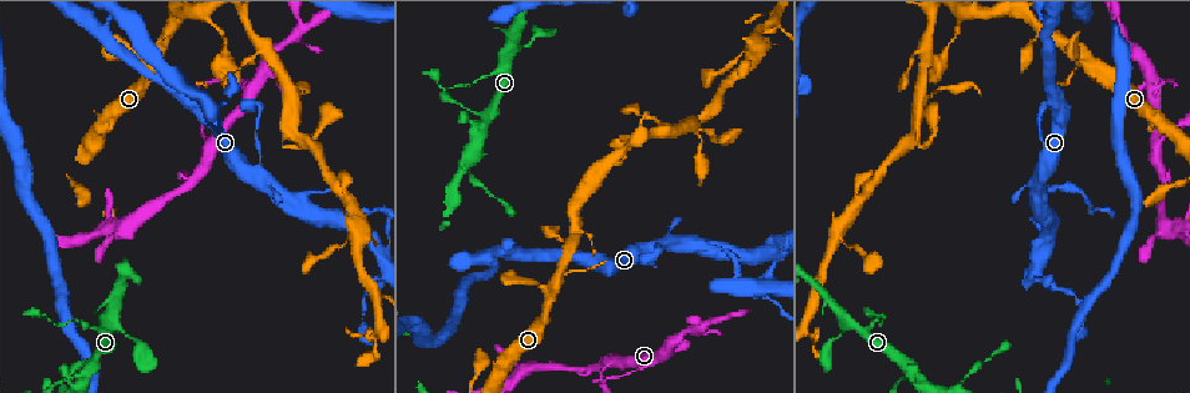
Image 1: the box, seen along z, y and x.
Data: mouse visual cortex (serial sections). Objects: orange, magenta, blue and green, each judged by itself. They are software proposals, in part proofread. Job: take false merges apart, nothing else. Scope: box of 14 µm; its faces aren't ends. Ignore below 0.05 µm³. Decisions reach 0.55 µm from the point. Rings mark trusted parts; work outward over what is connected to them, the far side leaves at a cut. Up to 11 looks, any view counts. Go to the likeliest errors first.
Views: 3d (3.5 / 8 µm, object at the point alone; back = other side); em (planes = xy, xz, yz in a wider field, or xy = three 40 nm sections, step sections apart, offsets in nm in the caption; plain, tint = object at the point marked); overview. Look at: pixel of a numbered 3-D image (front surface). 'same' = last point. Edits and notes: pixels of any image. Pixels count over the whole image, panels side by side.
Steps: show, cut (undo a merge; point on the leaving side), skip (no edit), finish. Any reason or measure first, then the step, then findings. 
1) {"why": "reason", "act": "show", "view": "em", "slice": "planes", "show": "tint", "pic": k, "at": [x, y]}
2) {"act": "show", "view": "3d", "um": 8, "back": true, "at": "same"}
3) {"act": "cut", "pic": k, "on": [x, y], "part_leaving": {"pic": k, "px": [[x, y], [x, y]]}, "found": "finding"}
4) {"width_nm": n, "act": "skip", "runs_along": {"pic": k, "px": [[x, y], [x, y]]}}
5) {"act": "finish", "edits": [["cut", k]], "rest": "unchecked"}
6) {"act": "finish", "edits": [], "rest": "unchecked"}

{"why": "sharp bend", "act": "show", "view": "3d", "um": 3.5, "back": true, "pic": 1, "at": [966, 377]}

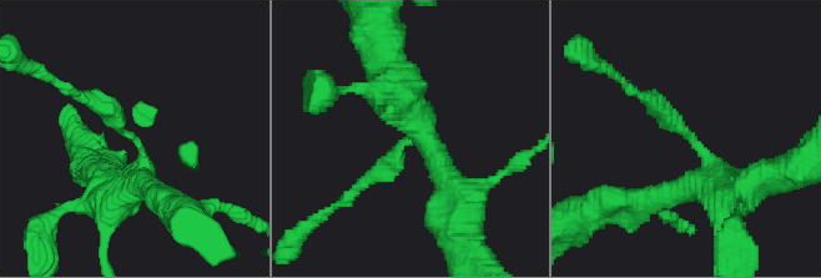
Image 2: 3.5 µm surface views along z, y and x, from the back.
{"arm_widths_nm": [250, 450], "act": "show", "view": "em", "slice": "xy", "step": 5, "show": "tint", "pic": 2, "at": [133, 137]}

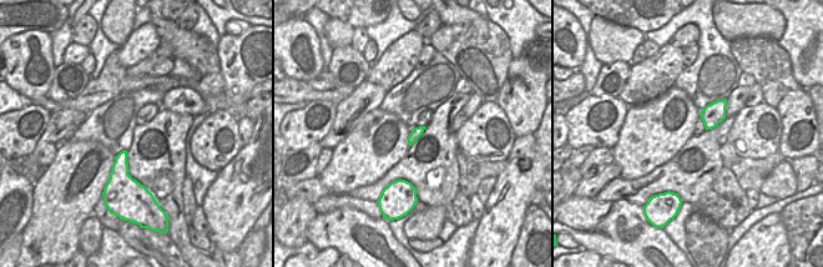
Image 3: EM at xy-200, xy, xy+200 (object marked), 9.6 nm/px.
{"act": "skip", "found": "one cell here"}

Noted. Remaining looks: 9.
{"why": "three arms meet", "act": "show", "view": "3d", "um": 8, "back": true, "pic": 1, "at": [300, 199]}

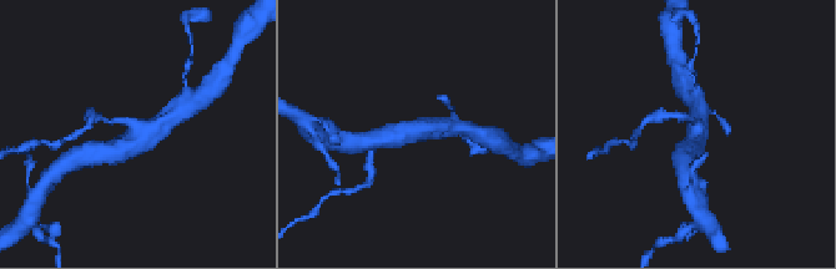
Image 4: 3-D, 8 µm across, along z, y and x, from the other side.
{"why": "zoom in", "act": "show", "view": "3d", "um": 3.5, "pic": 4, "at": [698, 127]}

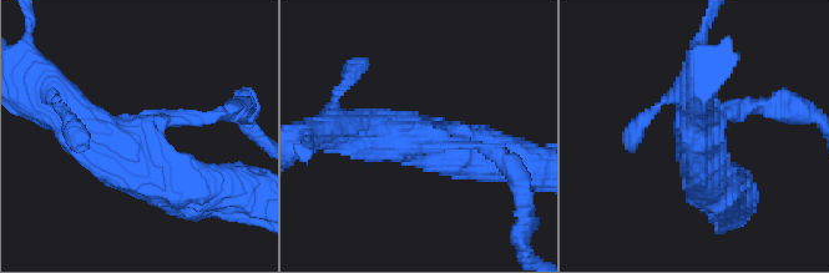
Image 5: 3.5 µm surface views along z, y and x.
{"arms": 3, "arm_widths_nm": [150, 450, 600], "why": "shape alone is not enough", "act": "show", "view": "em", "slice": "planes", "show": "tint", "pic": 5, "at": [141, 132]}

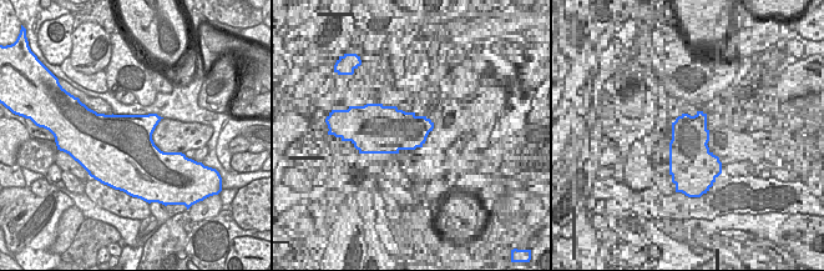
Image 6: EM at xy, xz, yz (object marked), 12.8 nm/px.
{"act": "skip", "runs_along": {"pic": 5, "px": [[52, 104], [147, 176], [190, 187]]}, "found": "all the same cell"}

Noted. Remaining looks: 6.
{"act": "show", "view": "3d", "um": 3.5, "pic": 1, "at": [293, 126]}

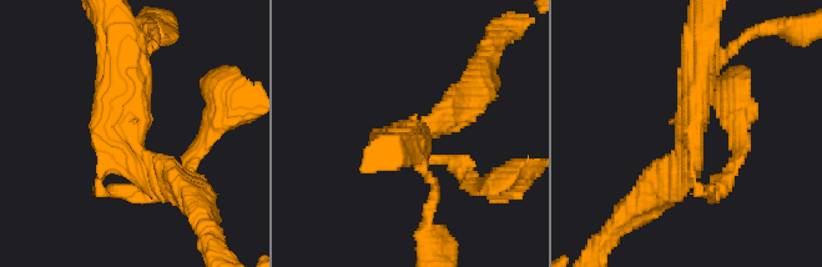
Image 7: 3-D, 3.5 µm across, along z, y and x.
{"arms": 3, "arm_widths_nm": [100, 350, 400], "why": "now the EM", "act": "show", "view": "em", "slice": "planes", "show": "tint", "pic": 7, "at": [691, 138]}

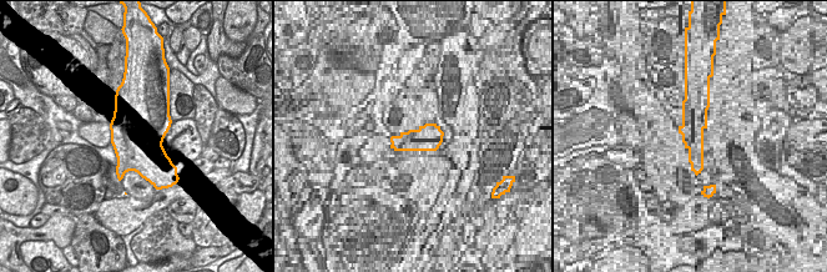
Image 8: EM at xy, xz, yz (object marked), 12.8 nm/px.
{"act": "skip", "runs_along": {"pic": 7, "px": [[127, 58], [135, 150], [185, 192]]}, "found": "one cell here"}

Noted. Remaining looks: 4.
{"why": "abrupt turn", "act": "show", "view": "3d", "um": 3.5, "pic": 1, "at": [373, 346]}

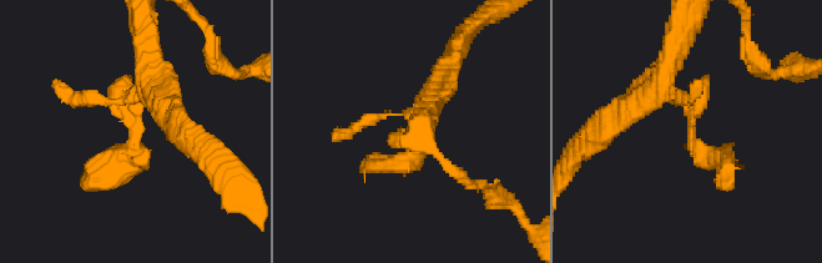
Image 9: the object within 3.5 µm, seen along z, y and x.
{"why": "now the EM", "act": "show", "view": "em", "slice": "planes", "show": "tint", "pic": 9, "at": [691, 129]}

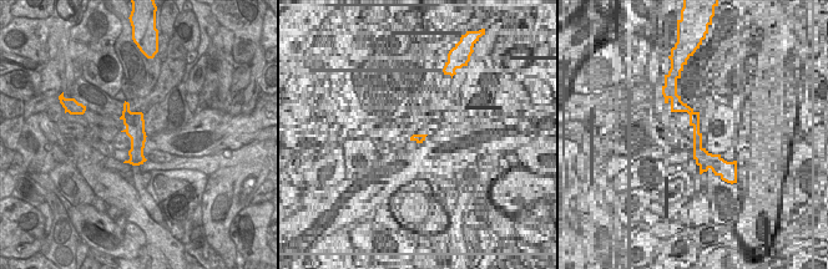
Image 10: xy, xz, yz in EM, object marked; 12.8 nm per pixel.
{"act": "skip", "runs_along": {"pic": 9, "px": [[670, 62], [692, 147], [727, 170]]}, "found": "continuous, no second cell"}

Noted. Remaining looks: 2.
{"act": "finish", "edits": [], "rest": "unchecked"}

